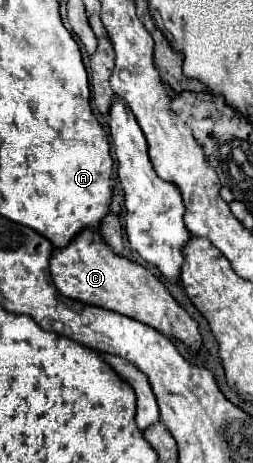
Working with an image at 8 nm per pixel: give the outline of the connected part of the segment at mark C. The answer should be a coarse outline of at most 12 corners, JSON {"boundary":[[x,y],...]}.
{"boundary":[[95,228],[53,250],[71,300],[135,318],[195,352],[199,326]]}

